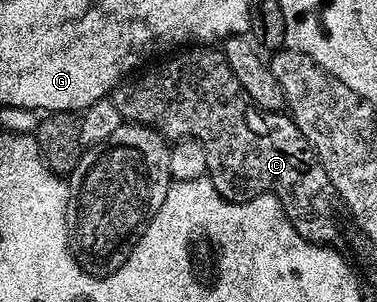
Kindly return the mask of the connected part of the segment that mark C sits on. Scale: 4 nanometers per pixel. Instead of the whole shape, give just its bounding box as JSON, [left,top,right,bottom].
[110,45,340,245]

